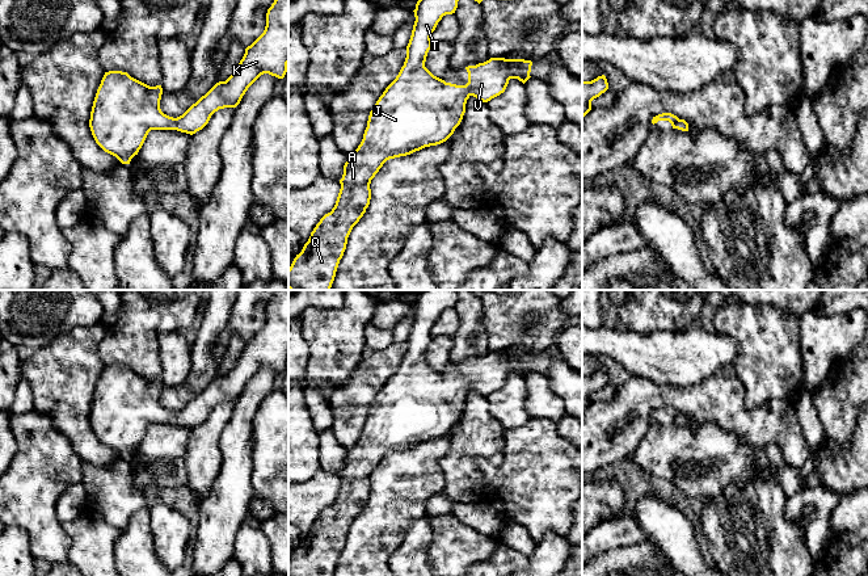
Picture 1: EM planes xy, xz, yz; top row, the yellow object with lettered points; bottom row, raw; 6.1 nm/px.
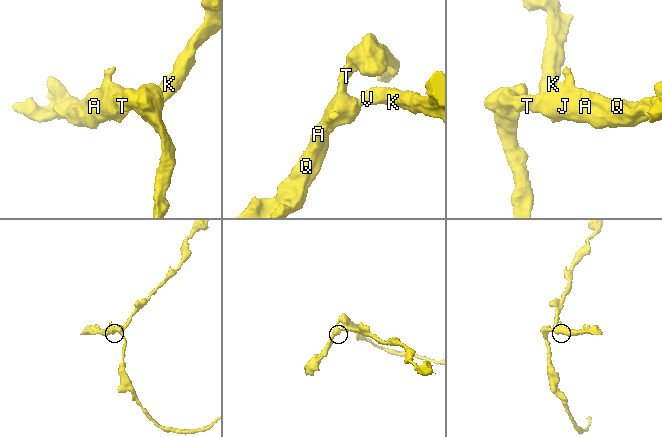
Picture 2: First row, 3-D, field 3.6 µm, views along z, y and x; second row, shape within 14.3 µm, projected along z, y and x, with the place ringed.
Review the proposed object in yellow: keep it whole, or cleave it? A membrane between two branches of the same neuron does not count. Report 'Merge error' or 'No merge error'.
No merge error

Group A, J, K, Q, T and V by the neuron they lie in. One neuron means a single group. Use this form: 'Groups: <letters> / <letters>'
Groups: A J K Q T V

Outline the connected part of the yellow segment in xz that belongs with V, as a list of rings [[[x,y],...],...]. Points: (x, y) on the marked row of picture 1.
[[[418,0],[414,25],[406,58],[396,79],[385,88],[370,112],[367,127],[358,148],[347,156],[341,189],[334,207],[316,224],[302,252],[288,268],[288,290],[330,290],[340,260],[346,249],[353,227],[370,205],[370,184],[383,164],[395,157],[406,156],[425,147],[446,142],[460,125],[467,100],[473,96],[483,102],[505,92],[510,79],[523,84],[531,77],[531,60],[490,58],[484,63],[465,67],[468,83],[456,85],[434,76],[426,67],[426,56],[431,49],[431,33],[446,14],[455,13],[459,0]]]

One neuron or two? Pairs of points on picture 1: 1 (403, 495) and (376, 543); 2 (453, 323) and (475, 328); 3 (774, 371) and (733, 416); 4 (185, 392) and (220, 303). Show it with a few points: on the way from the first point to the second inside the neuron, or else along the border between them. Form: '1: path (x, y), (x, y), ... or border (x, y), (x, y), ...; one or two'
1: path (392, 507), (378, 532); one
2: border (453, 307), (459, 320), (459, 329), (454, 336); two
3: border (737, 373), (744, 385), (745, 400), (749, 407); two
4: path (202, 370), (202, 340), (211, 326); one

